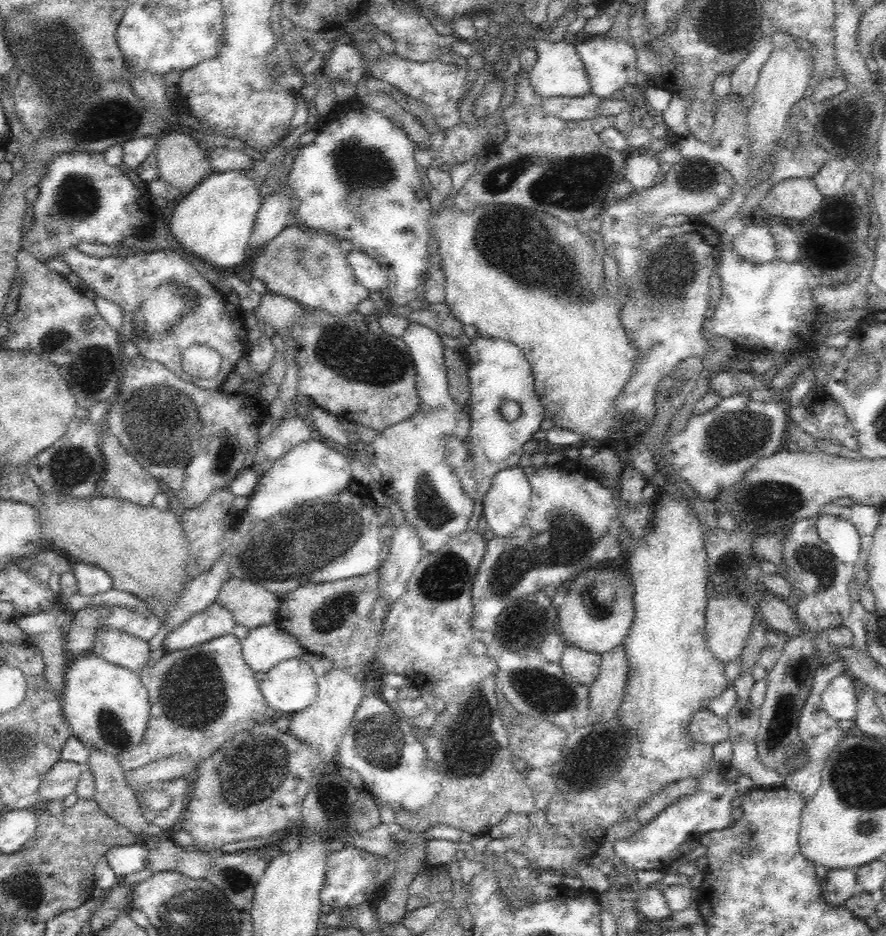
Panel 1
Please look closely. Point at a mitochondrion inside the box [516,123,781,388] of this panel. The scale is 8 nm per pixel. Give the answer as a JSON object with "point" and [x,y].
{"point":[672,268]}

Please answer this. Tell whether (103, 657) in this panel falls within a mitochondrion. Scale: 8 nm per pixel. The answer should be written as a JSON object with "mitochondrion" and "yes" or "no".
{"mitochondrion":"no"}

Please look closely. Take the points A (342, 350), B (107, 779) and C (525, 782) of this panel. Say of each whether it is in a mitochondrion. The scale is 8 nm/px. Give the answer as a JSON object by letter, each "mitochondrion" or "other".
{"A":"mitochondrion","B":"other","C":"other"}

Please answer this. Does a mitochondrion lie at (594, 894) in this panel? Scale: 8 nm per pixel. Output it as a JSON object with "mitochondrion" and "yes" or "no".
{"mitochondrion":"no"}

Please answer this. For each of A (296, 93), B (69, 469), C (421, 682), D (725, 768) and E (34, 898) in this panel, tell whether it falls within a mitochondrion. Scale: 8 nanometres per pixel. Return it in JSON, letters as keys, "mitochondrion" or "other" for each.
{"A":"other","B":"mitochondrion","C":"other","D":"other","E":"mitochondrion"}

